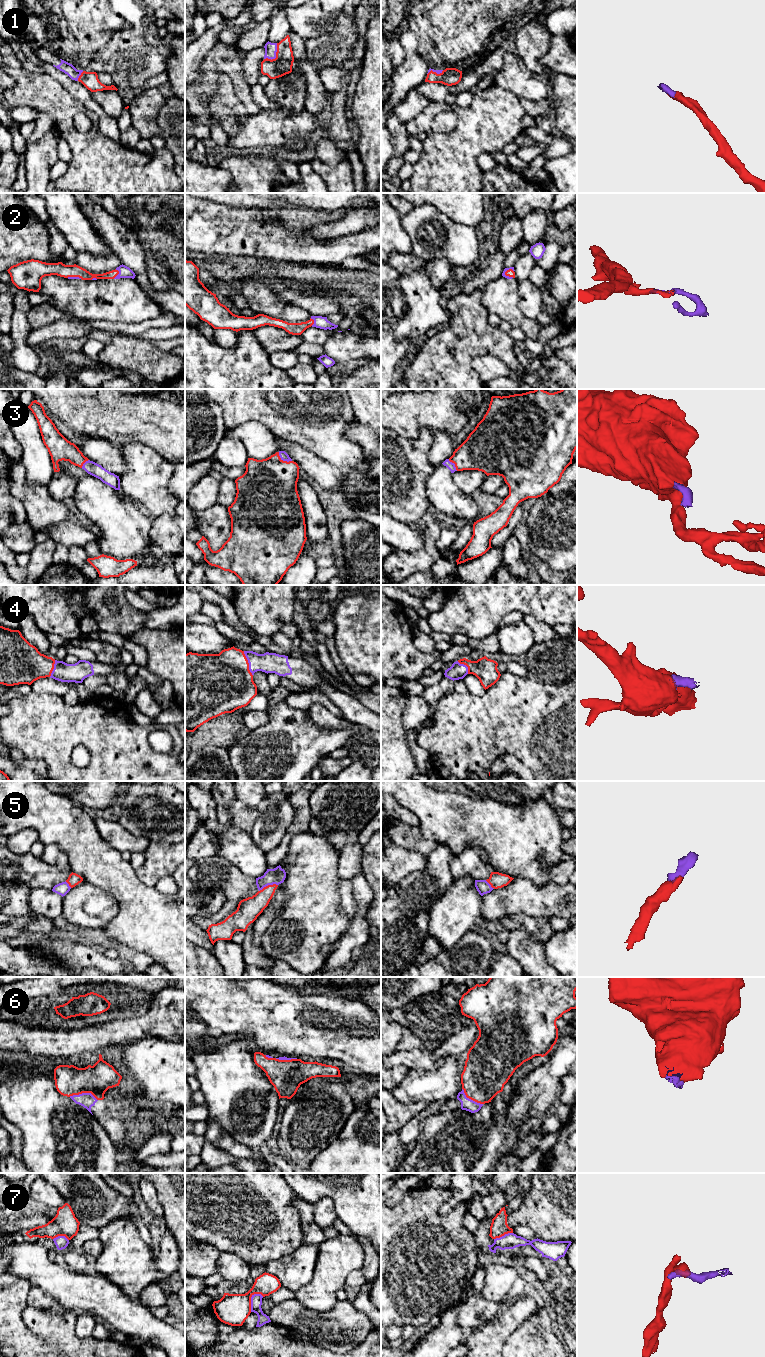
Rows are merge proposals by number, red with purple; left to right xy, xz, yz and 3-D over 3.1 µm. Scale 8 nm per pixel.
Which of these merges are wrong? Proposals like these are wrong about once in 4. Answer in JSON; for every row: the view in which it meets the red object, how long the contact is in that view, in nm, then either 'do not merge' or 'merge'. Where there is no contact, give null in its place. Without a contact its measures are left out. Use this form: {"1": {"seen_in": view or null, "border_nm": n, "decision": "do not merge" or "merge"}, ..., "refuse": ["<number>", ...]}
{"1": {"seen_in": "xz", "border_nm": 170, "decision": "merge"}, "2": {"seen_in": "xy", "border_nm": 90, "decision": "merge"}, "3": {"seen_in": "xz", "border_nm": 130, "decision": "merge"}, "4": {"seen_in": "xz", "border_nm": 220, "decision": "merge"}, "5": {"seen_in": "xz", "border_nm": 160, "decision": "merge"}, "6": {"seen_in": "xy", "border_nm": 240, "decision": "merge"}, "7": {"seen_in": "xz", "border_nm": 170, "decision": "do not merge"}, "refuse": ["7"]}

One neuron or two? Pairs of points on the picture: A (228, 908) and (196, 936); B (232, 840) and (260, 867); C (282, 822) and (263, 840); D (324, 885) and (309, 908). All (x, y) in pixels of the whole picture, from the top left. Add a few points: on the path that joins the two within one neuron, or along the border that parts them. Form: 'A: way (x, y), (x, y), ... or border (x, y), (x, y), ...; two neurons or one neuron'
A: border (195, 924), (205, 930); two neurons
B: way (239, 847), (253, 861); one neuron
C: way (277, 827), (268, 835); one neuron
D: way (318, 891), (313, 896), (312, 902); one neuron

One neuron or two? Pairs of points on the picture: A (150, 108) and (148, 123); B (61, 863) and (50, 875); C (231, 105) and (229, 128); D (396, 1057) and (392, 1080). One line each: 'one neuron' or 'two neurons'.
A: one neuron
B: two neurons
C: one neuron
D: two neurons

